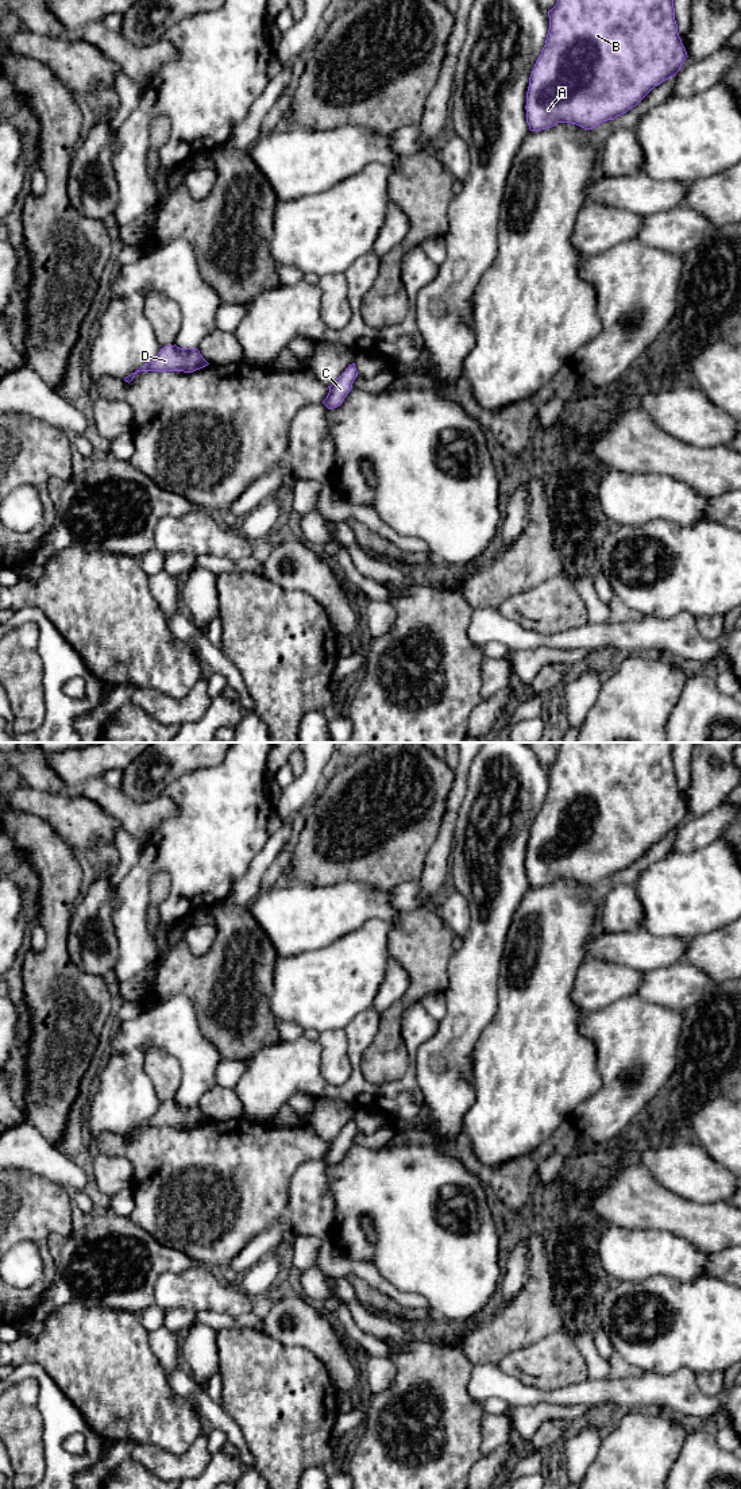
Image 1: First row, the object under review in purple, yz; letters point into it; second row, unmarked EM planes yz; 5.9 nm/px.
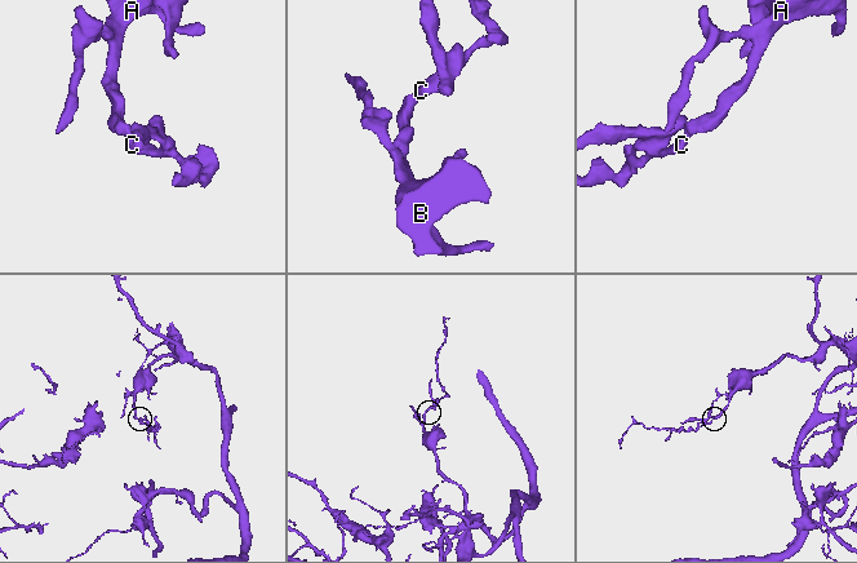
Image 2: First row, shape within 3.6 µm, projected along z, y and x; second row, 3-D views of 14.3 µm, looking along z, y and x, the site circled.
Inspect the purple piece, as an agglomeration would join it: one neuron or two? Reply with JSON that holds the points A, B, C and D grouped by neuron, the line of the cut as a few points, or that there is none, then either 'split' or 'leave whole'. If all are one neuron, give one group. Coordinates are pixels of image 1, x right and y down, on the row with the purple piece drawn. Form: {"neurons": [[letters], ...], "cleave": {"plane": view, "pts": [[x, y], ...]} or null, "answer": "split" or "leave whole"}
{"neurons": [["A", "B", "C", "D"]], "cleave": null, "answer": "leave whole"}

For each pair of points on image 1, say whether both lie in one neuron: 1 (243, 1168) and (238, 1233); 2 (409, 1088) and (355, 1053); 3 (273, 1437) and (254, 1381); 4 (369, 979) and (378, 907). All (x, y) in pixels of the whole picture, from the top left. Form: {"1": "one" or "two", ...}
{"1": "one", "2": "one", "3": "one", "4": "two"}

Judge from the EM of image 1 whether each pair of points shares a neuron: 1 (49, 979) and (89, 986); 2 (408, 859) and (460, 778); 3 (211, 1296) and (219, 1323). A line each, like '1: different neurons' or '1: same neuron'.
1: same neuron
2: different neurons
3: different neurons

